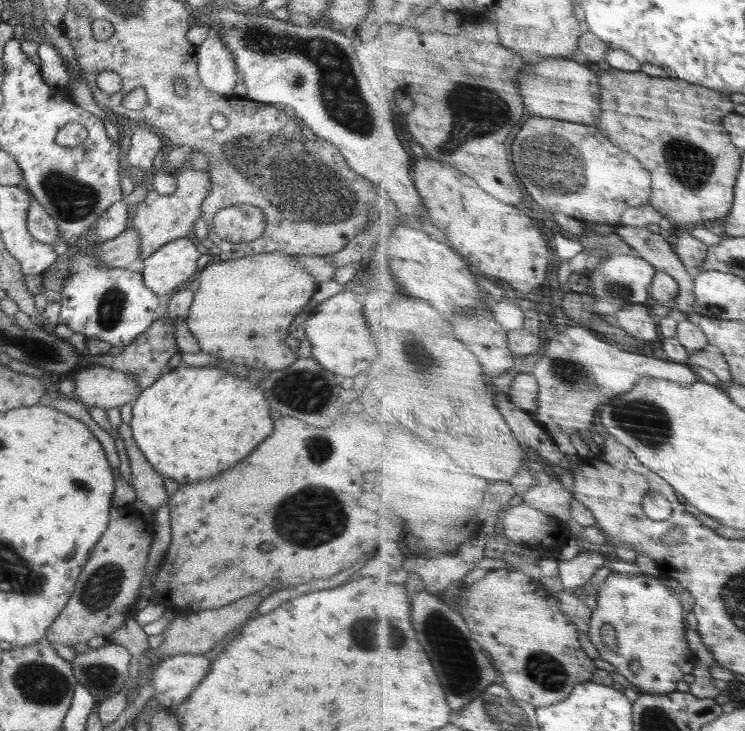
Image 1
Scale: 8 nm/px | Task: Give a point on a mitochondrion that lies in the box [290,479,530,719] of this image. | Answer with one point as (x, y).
(453, 650)

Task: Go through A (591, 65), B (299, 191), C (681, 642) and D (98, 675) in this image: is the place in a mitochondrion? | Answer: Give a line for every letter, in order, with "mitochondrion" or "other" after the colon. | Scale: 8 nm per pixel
A: other
B: mitochondrion
C: other
D: mitochondrion

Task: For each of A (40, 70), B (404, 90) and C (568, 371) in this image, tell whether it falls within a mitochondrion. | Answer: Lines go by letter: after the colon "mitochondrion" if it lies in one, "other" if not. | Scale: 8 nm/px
A: other
B: other
C: mitochondrion

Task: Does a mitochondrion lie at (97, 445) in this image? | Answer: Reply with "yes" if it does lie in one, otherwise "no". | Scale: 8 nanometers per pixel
no

